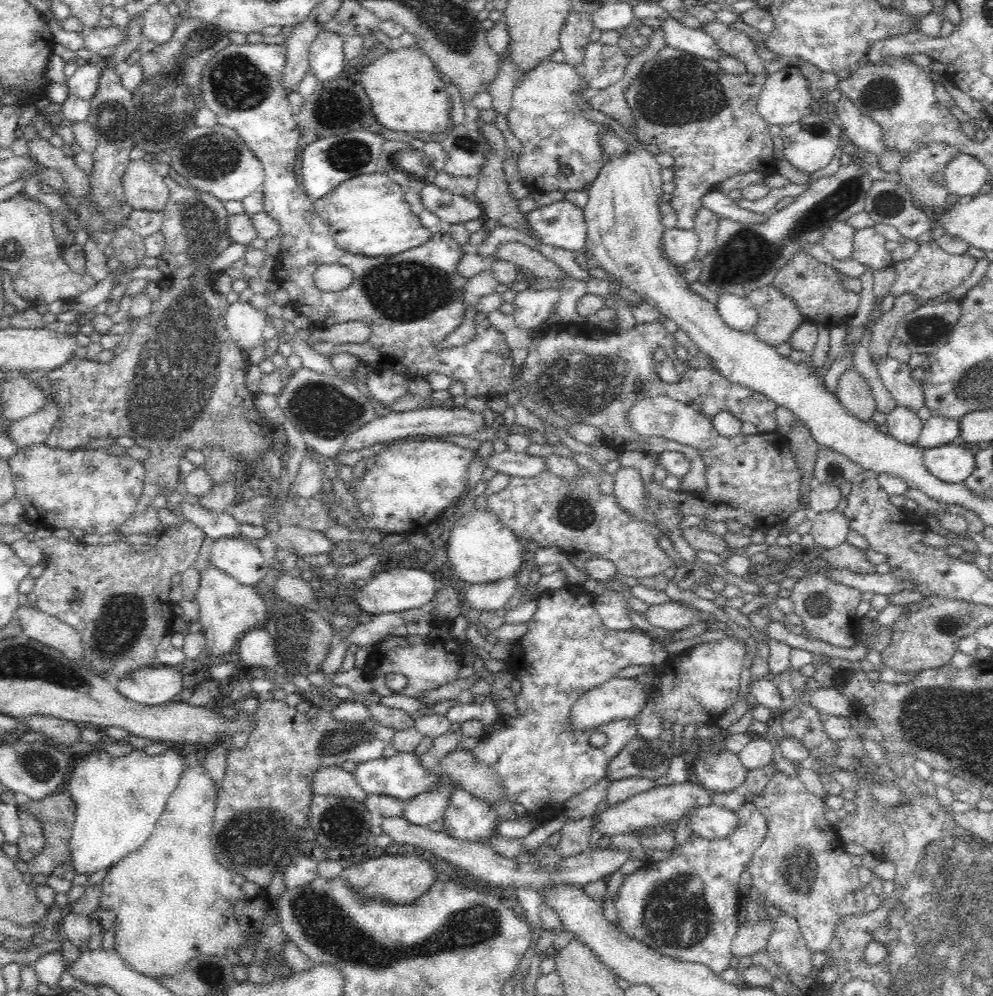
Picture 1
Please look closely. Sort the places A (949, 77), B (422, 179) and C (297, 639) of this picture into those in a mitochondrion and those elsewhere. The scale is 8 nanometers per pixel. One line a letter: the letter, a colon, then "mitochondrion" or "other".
A: other
B: other
C: mitochondrion

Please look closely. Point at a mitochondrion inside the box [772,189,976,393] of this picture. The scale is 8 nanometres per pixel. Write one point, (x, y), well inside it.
(923, 330)

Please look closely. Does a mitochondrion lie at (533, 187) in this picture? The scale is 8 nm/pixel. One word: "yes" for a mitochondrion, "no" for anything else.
no

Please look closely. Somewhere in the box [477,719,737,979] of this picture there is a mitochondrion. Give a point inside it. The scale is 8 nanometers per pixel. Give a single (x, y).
(678, 914)

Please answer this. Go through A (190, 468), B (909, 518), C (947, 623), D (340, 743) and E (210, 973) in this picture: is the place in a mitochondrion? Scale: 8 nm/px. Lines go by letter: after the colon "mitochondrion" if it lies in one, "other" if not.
A: other
B: other
C: mitochondrion
D: mitochondrion
E: mitochondrion

